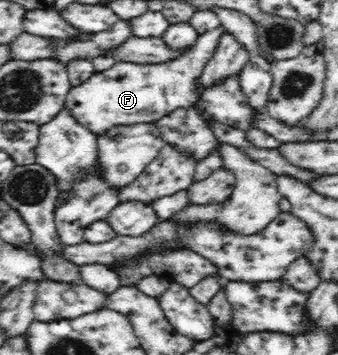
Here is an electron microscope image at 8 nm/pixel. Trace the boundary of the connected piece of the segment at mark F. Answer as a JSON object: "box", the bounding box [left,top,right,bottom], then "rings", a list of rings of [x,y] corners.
{"box":[65,25,226,135],"rings":[[[221,25],[197,37],[195,43],[186,48],[179,57],[160,64],[137,64],[117,62],[78,87],[72,87],[65,99],[65,108],[91,133],[101,135],[115,125],[135,123],[153,124],[181,107],[194,107],[198,101],[198,83],[207,61],[219,45],[226,29]]]}

